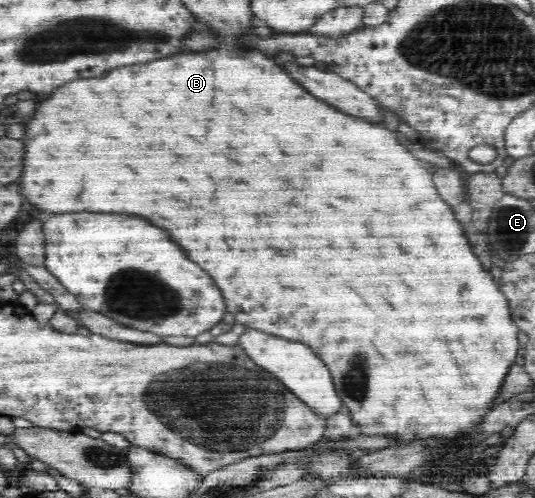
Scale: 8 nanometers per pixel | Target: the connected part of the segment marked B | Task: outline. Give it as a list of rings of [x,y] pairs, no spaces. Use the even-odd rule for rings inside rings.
[[[232,45],[230,47],[224,47],[224,49],[216,49],[216,51],[206,51],[206,53],[188,53],[188,55],[178,55],[178,57],[166,57],[166,59],[160,59],[160,61],[150,61],[146,65],[130,65],[126,69],[114,69],[102,77],[90,77],[90,79],[74,79],[58,89],[54,89],[44,101],[34,105],[36,111],[30,113],[30,117],[23,122],[24,124],[24,137],[17,140],[17,145],[20,145],[22,150],[22,169],[20,169],[20,177],[18,177],[18,187],[20,187],[20,193],[23,195],[22,203],[30,203],[32,207],[36,209],[42,209],[42,211],[48,211],[48,213],[74,213],[74,211],[98,211],[98,213],[126,213],[126,215],[138,215],[142,219],[146,219],[148,223],[164,229],[170,239],[186,251],[186,255],[190,257],[190,261],[194,261],[196,265],[200,265],[216,284],[216,287],[220,289],[220,293],[224,298],[225,308],[231,313],[236,323],[242,323],[248,328],[260,329],[260,331],[266,331],[266,333],[272,333],[272,335],[280,335],[280,337],[286,337],[286,339],[298,339],[298,341],[306,341],[308,345],[312,345],[312,349],[326,361],[326,365],[330,367],[332,378],[334,379],[334,386],[337,389],[337,394],[343,401],[344,408],[350,413],[350,417],[353,423],[361,423],[363,425],[363,435],[384,435],[384,433],[400,433],[402,439],[397,439],[397,442],[406,441],[410,437],[426,437],[426,435],[454,435],[458,433],[460,429],[464,429],[466,425],[478,421],[486,411],[488,411],[488,403],[494,399],[498,387],[502,385],[502,379],[508,371],[508,367],[514,364],[514,358],[517,356],[518,351],[518,326],[511,317],[506,298],[502,296],[500,290],[498,290],[497,282],[493,280],[493,277],[489,274],[489,271],[482,268],[482,264],[478,262],[476,255],[470,249],[466,237],[462,237],[462,225],[458,225],[458,221],[454,221],[454,213],[450,213],[450,205],[446,205],[436,189],[434,189],[434,183],[430,181],[431,175],[422,167],[420,159],[416,159],[404,145],[398,143],[398,139],[394,135],[394,132],[390,131],[381,124],[376,125],[377,122],[366,121],[366,119],[360,119],[360,117],[352,117],[352,115],[346,115],[330,105],[326,105],[324,101],[318,101],[316,97],[308,95],[300,85],[296,85],[286,73],[282,73],[282,69],[278,69],[274,63],[270,63],[270,59],[266,59],[262,53],[258,51],[252,51],[252,53],[246,53],[242,49],[234,49]],[[166,149],[168,149],[168,155],[172,153],[174,157],[182,157],[182,159],[134,159],[134,157],[166,157]],[[422,341],[432,341],[432,345],[424,345]],[[442,347],[448,347],[452,349],[452,357],[436,357],[438,353],[444,353]]]

